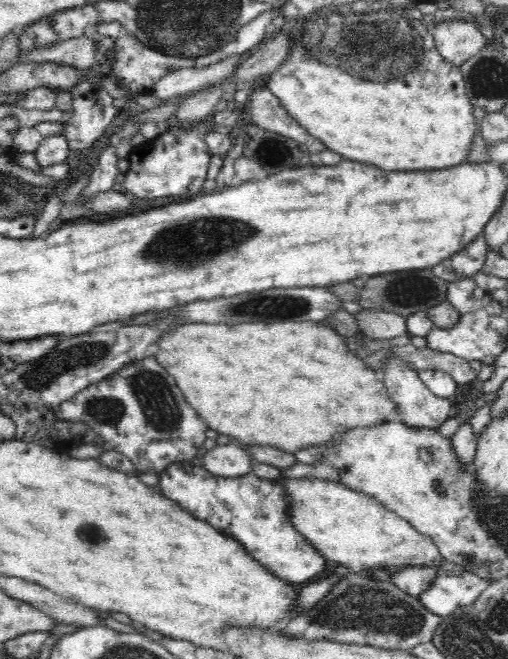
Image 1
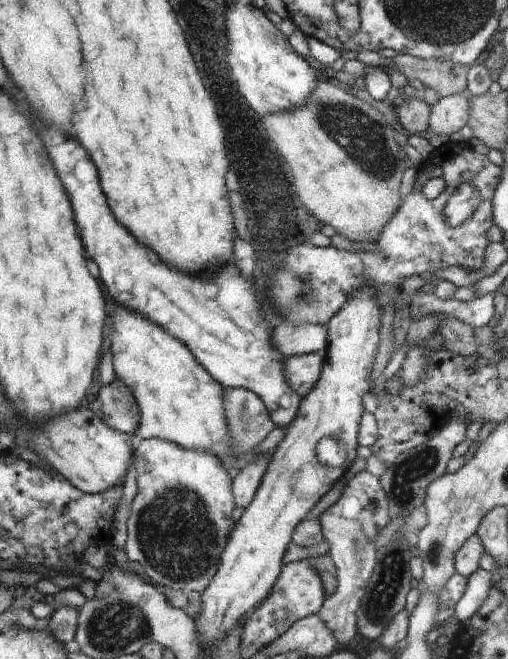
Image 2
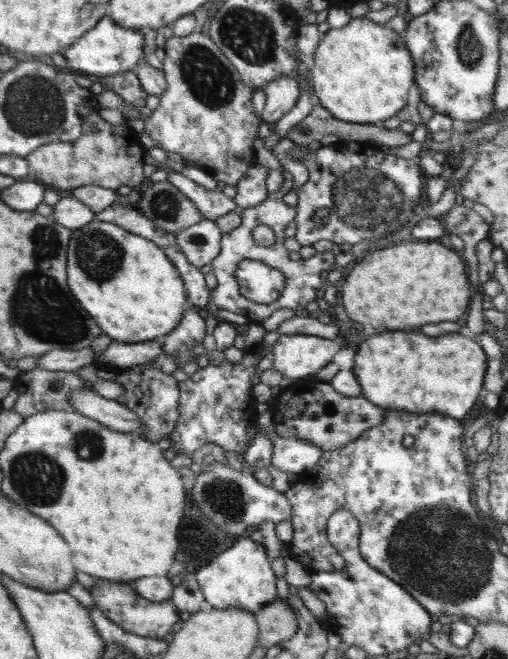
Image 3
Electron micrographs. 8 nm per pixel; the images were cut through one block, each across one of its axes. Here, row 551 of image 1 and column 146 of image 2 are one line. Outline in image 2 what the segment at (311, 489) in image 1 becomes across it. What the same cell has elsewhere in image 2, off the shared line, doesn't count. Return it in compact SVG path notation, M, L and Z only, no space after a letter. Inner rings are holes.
M113 300L110 304L112 312L107 313L112 322L112 334L110 334L112 366L114 366L115 378L122 380L122 384L130 388L140 408L140 422L134 439L157 438L178 444L180 448L186 450L210 452L224 464L226 472L232 477L234 473L244 470L250 462L254 462L258 456L266 456L274 452L282 442L287 426L275 426L271 434L256 448L250 448L250 452L236 458L230 452L232 438L226 426L222 384L218 384L218 381L202 368L192 356L192 352L180 340L170 336L158 324L154 324L142 314L136 314L134 310L124 308L124 305L114 303Z

